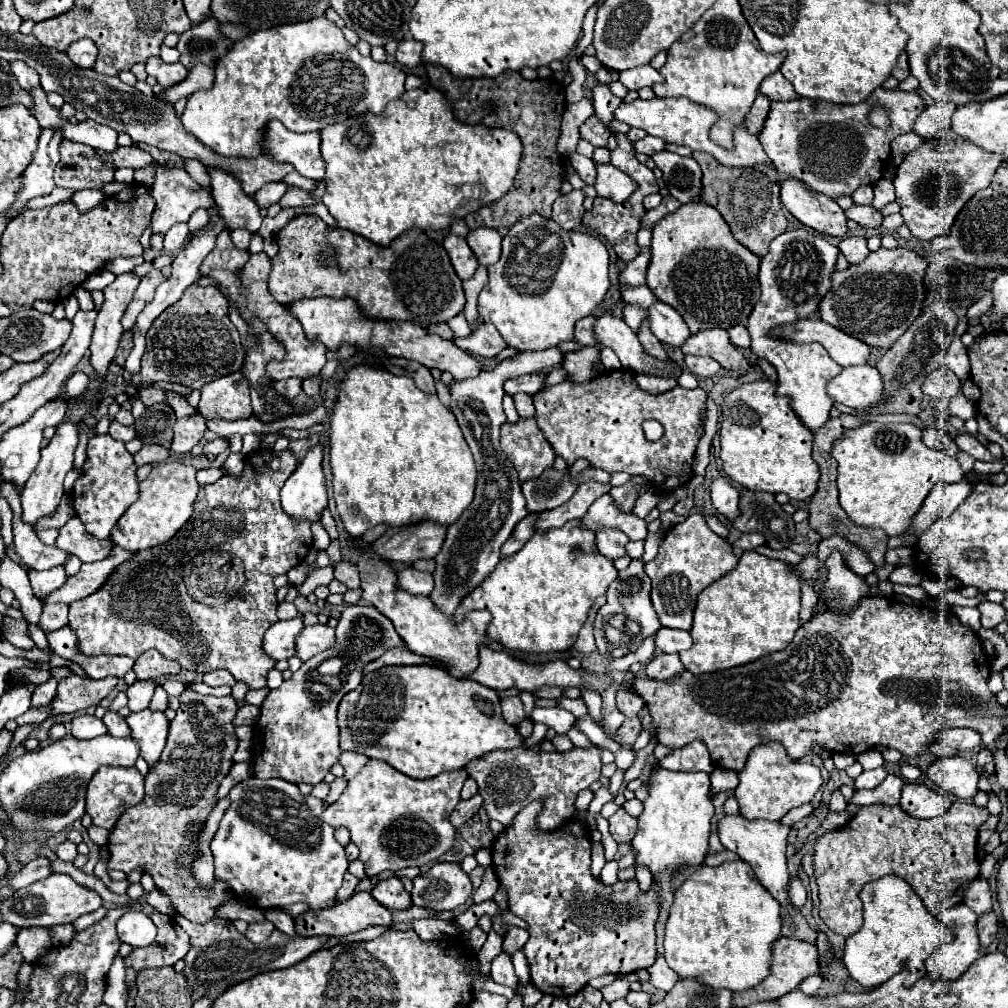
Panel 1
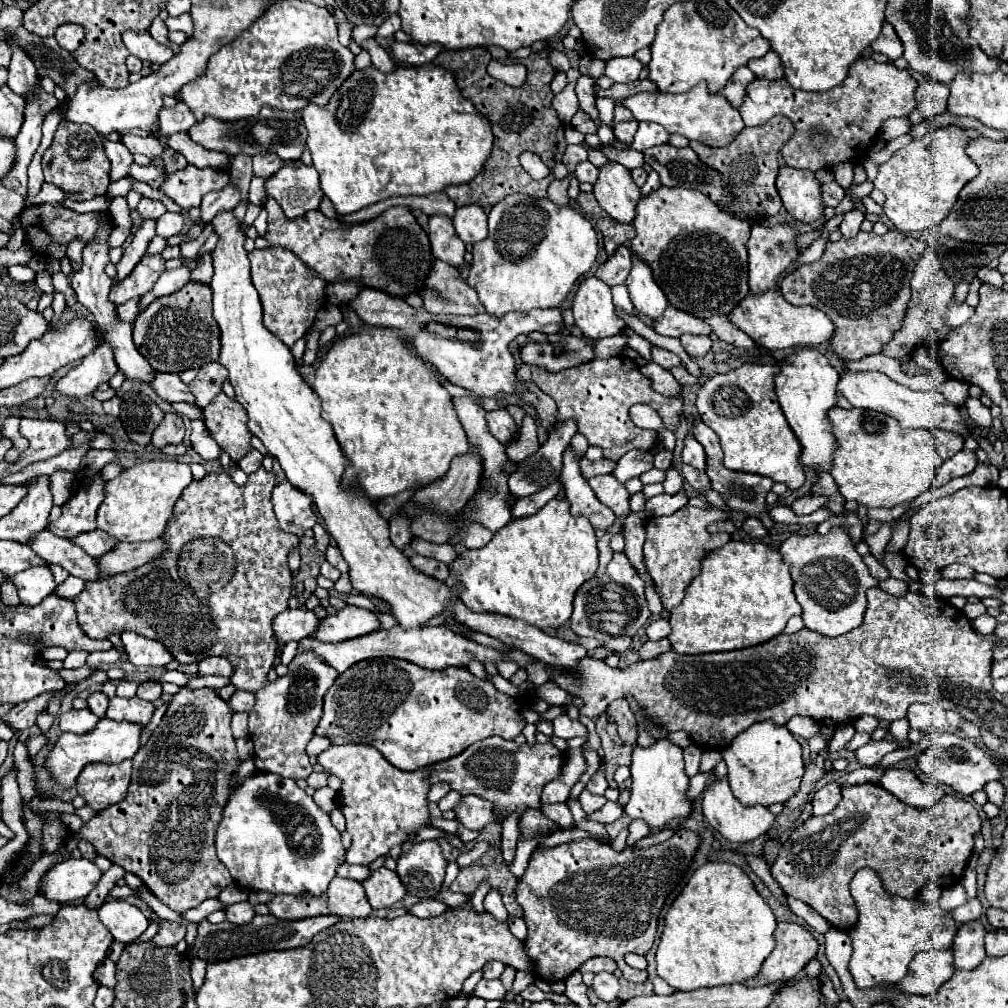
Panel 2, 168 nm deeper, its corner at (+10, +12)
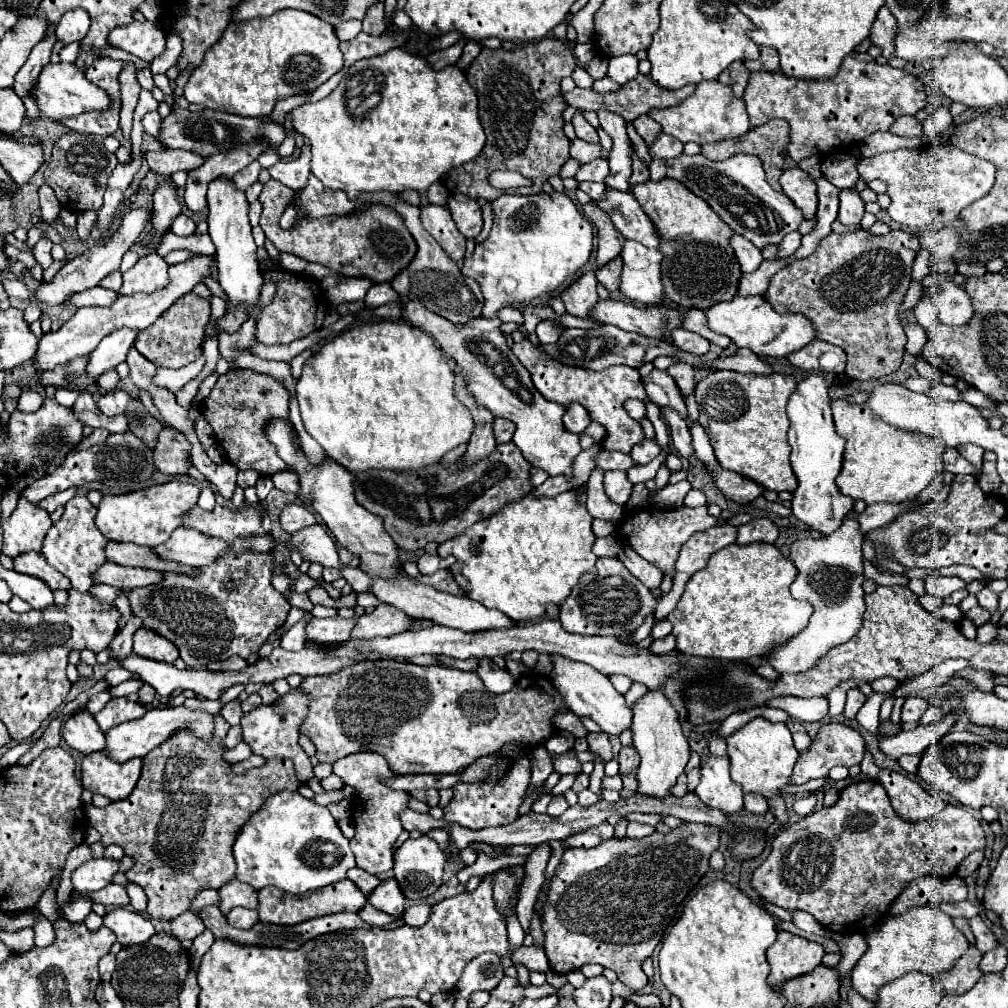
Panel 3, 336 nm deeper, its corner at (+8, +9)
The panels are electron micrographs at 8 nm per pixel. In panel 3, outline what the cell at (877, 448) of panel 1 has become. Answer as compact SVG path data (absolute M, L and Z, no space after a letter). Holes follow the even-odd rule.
M835 399L831 403L831 409L833 409L835 429L847 441L845 453L843 453L843 469L837 477L837 487L843 495L849 495L853 499L861 499L867 505L873 505L873 503L905 503L905 501L917 497L935 479L935 475L943 473L945 445L941 443L941 439L929 439L925 435L901 431L901 429L885 423L883 419L879 419L869 407L851 405L847 399Z

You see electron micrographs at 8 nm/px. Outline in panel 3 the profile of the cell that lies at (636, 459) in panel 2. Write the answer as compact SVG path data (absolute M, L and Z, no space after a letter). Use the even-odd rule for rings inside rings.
M645 439L645 441L641 441L637 447L633 447L633 451L631 451L629 455L631 455L631 459L633 459L635 465L647 465L647 463L651 463L659 453L661 453L661 447L659 447L655 441Z

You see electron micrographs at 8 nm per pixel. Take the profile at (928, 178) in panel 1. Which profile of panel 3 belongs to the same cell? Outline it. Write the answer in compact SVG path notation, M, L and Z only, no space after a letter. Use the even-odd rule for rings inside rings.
M943 143L939 147L921 147L921 149L899 149L899 151L889 151L889 153L879 153L869 159L861 159L859 163L859 173L865 181L879 179L887 183L887 195L891 197L891 205L887 209L889 217L899 223L907 231L917 231L921 227L931 227L931 225L947 225L953 223L959 213L971 205L973 201L981 199L995 181L995 165L989 161L983 161L975 155L969 155L951 143Z

